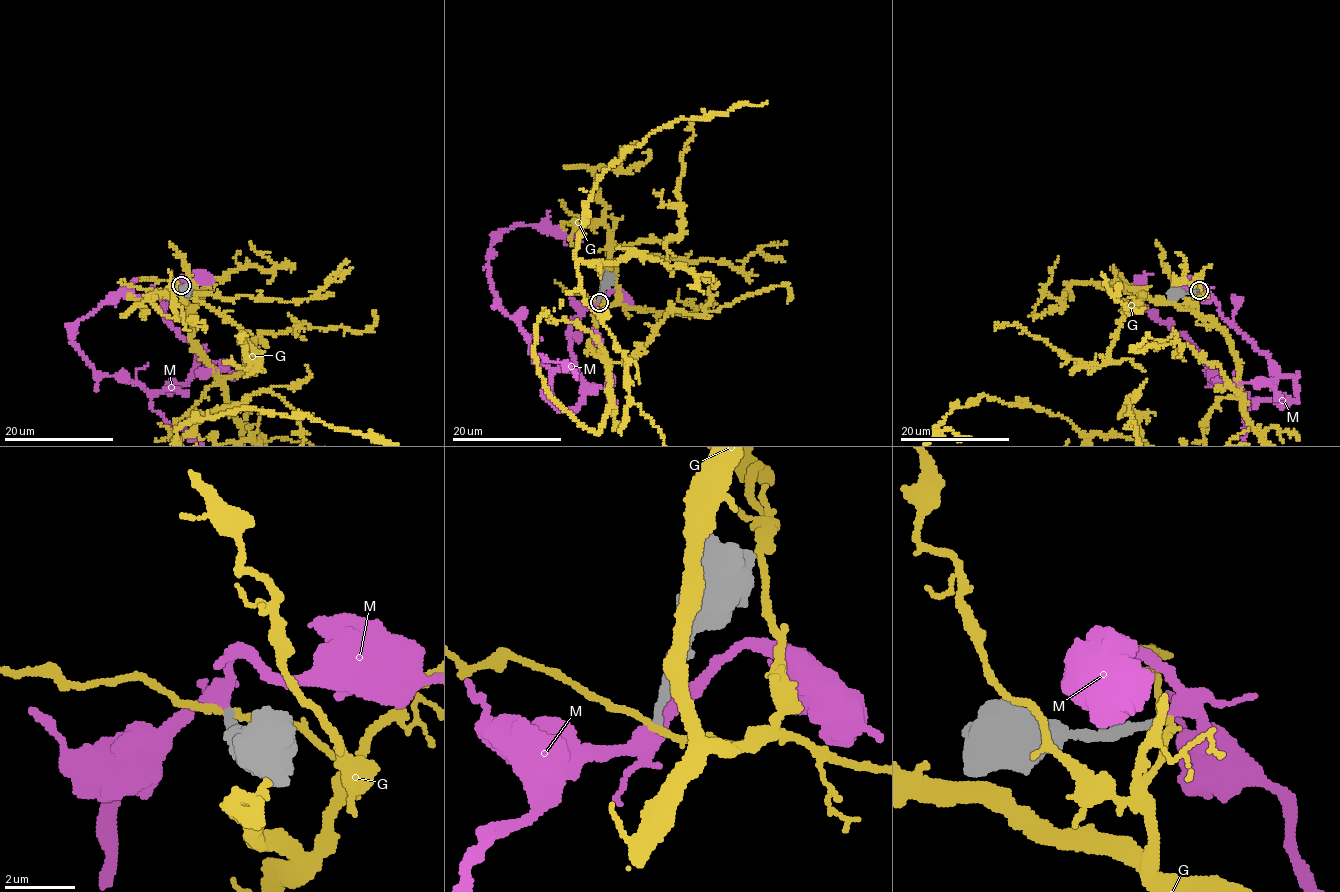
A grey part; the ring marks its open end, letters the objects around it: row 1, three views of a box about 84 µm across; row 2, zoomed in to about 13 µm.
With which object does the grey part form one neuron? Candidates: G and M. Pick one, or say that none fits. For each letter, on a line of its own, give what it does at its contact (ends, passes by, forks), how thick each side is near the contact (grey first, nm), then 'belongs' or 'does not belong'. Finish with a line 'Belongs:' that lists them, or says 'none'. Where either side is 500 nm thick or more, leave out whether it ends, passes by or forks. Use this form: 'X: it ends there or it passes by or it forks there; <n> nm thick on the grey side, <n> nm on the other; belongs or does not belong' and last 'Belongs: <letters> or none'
G: it passes by; 240 nm thick on the grey side, 190 nm on the other; does not belong
M: it passes by; 240 nm thick on the grey side, 320 nm on the other; belongs
Belongs: M

